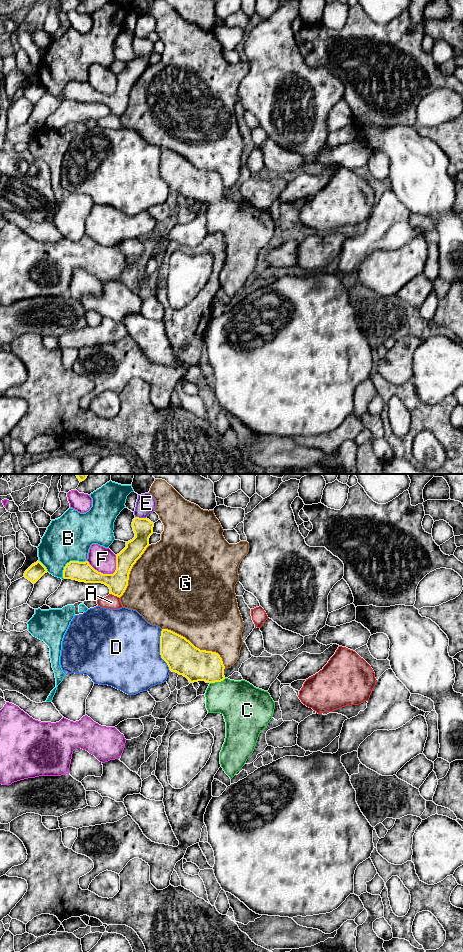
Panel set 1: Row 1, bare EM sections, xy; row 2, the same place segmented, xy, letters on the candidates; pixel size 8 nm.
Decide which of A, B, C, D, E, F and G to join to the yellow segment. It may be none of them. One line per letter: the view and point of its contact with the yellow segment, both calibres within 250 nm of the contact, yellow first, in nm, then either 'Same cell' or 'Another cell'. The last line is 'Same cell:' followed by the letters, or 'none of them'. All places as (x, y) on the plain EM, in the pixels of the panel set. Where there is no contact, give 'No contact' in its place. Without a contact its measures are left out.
A: Touches yellow at xy (115, 115). Thickness 160 nm (yellow) against 110 nm. Another cell
B: Touches yellow at xy (70, 81). Thickness 160 nm (yellow) against 360 nm. Another cell
C: Touches yellow at xy (217, 201). Thickness 260 nm (yellow) against 340 nm. Same cell
D: Touches yellow at xy (160, 170). Thickness 260 nm (yellow) against 500 nm. Another cell
E: Touches yellow at xy (140, 38). Thickness 160 nm (yellow) against 160 nm. Another cell
F: Touches yellow at xy (100, 92). Thickness 160 nm (yellow) against 200 nm. Another cell
G: Touches yellow at xy (196, 167). Thickness 260 nm (yellow) against 480 nm. Another cell
Same cell: C

